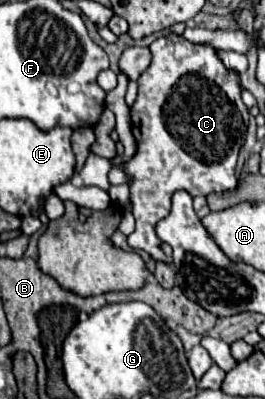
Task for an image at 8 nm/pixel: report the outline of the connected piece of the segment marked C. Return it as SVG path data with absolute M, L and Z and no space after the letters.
M165 35L155 39L151 45L151 65L147 71L141 73L137 85L137 101L131 107L131 123L133 123L133 137L137 141L135 155L123 163L125 175L129 175L129 189L131 189L131 209L135 215L135 231L127 237L133 249L147 251L157 263L171 263L163 249L161 239L157 239L155 223L169 213L171 195L177 189L185 189L191 197L209 195L209 193L223 193L237 185L235 165L239 147L245 141L249 109L241 101L241 87L237 81L237 73L223 67L215 49L209 45L193 45L181 35Z

